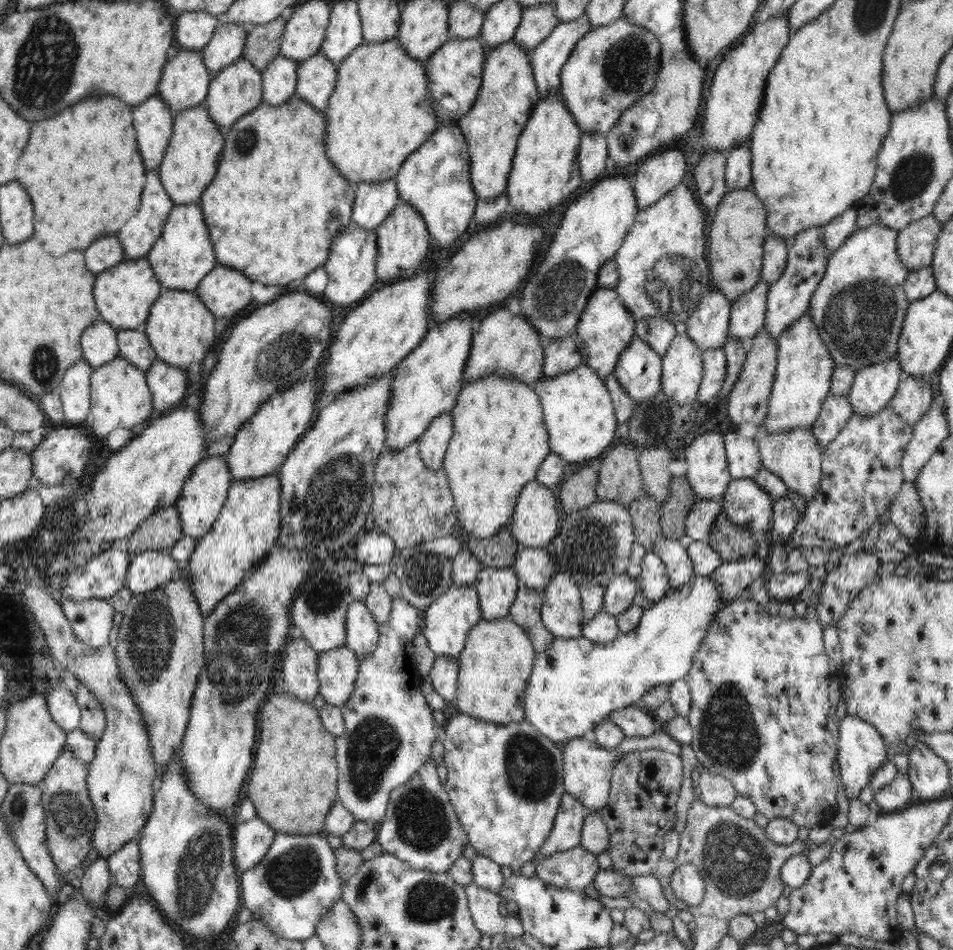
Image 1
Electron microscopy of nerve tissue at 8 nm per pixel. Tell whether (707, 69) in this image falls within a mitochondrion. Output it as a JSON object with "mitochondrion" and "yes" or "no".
{"mitochondrion":"no"}

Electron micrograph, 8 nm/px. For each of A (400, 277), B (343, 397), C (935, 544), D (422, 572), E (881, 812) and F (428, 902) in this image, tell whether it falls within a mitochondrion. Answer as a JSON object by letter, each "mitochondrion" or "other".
{"A":"other","B":"other","C":"other","D":"mitochondrion","E":"other","F":"mitochondrion"}

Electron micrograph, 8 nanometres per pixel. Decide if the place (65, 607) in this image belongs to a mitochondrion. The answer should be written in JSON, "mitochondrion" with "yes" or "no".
{"mitochondrion":"no"}

